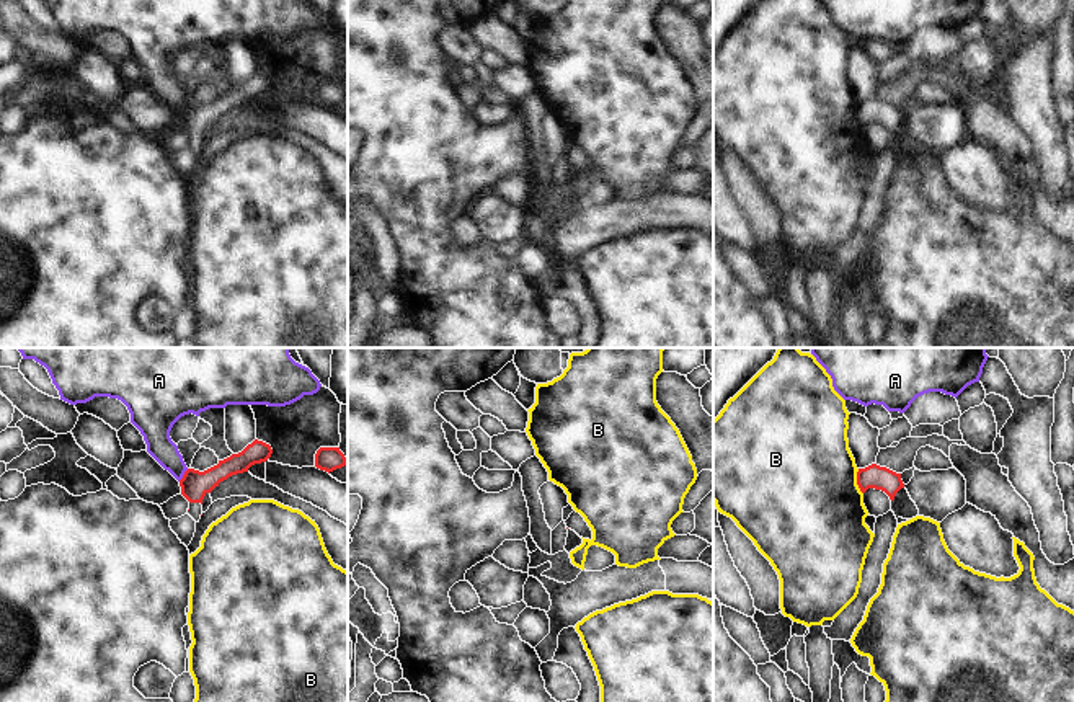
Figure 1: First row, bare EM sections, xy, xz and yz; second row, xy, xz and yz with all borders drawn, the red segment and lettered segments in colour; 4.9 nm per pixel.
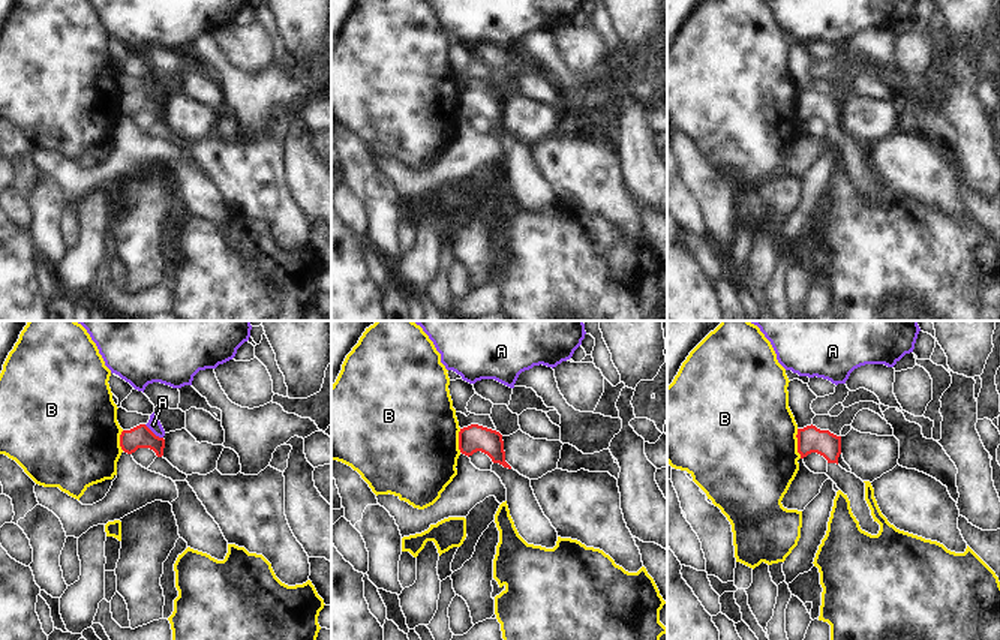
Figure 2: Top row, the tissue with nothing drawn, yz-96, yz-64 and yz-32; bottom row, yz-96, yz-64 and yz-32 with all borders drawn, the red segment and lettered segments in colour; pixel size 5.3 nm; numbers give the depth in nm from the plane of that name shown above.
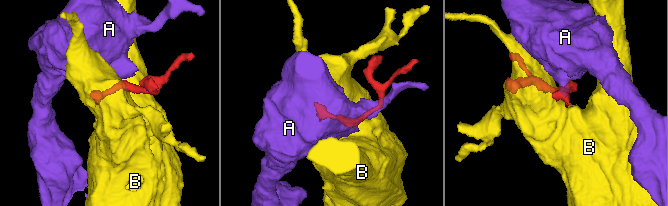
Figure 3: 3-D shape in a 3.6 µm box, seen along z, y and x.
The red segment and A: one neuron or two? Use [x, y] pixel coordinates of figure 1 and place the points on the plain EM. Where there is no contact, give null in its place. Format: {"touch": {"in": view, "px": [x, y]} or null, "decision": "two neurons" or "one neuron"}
{"touch": {"in": "xy", "px": [183, 110]}, "decision": "two neurons"}

